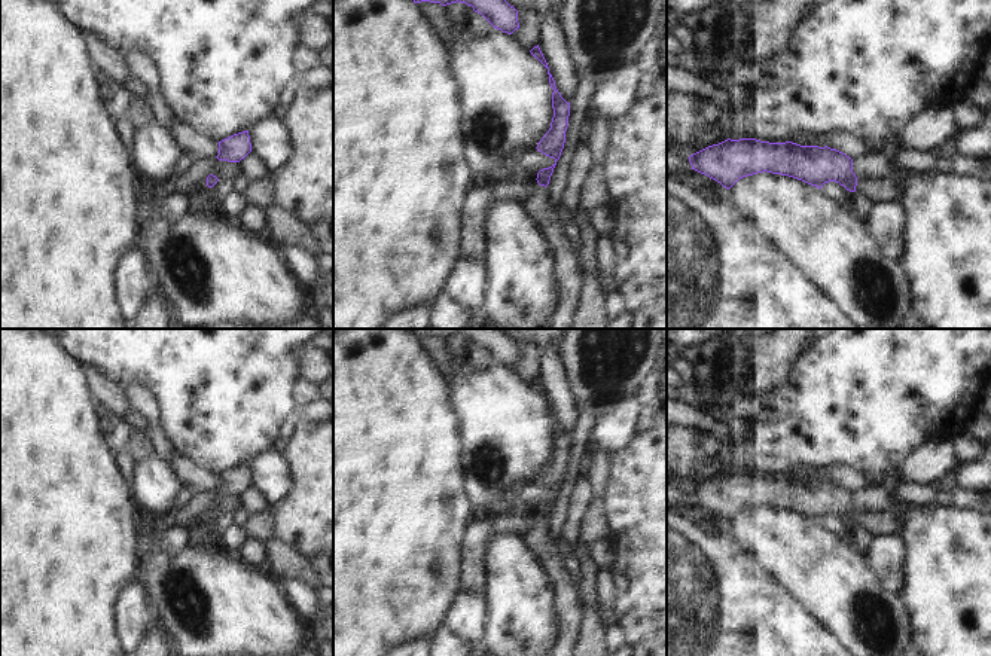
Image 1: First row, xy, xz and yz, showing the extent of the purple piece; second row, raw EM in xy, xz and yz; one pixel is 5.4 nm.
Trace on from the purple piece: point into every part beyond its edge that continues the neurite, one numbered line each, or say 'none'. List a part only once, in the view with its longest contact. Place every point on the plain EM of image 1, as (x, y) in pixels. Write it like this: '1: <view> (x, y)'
1: yz (887, 521)

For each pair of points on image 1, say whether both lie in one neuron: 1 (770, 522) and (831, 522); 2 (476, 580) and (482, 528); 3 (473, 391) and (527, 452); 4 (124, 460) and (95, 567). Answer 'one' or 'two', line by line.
1: two
2: one
3: one
4: two

